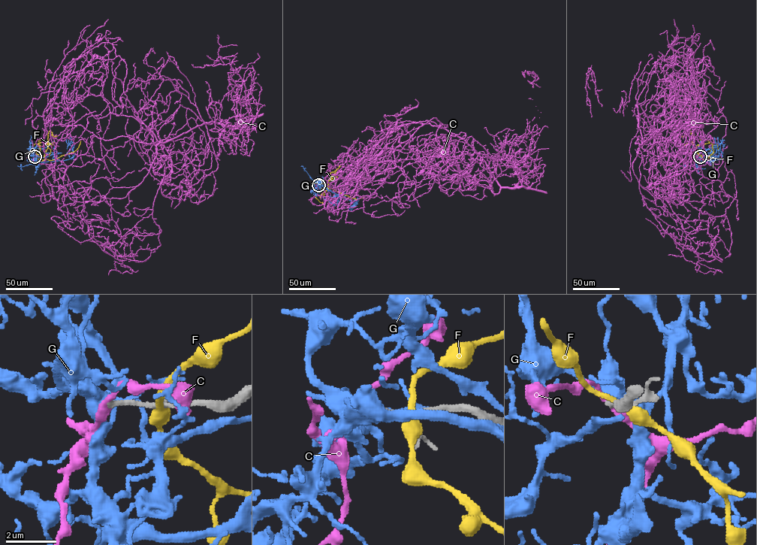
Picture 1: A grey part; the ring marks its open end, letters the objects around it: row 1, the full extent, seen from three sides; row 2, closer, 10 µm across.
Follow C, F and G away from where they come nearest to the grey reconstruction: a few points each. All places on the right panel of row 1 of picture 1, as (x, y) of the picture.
C: (699, 156), (713, 165), (637, 139), (708, 123), (680, 149), (672, 135), (683, 173), (651, 187)
F: (700, 156), (704, 160), (695, 152), (691, 131), (687, 134), (680, 136)
G: (700, 156), (703, 161), (713, 161), (719, 157), (714, 137)

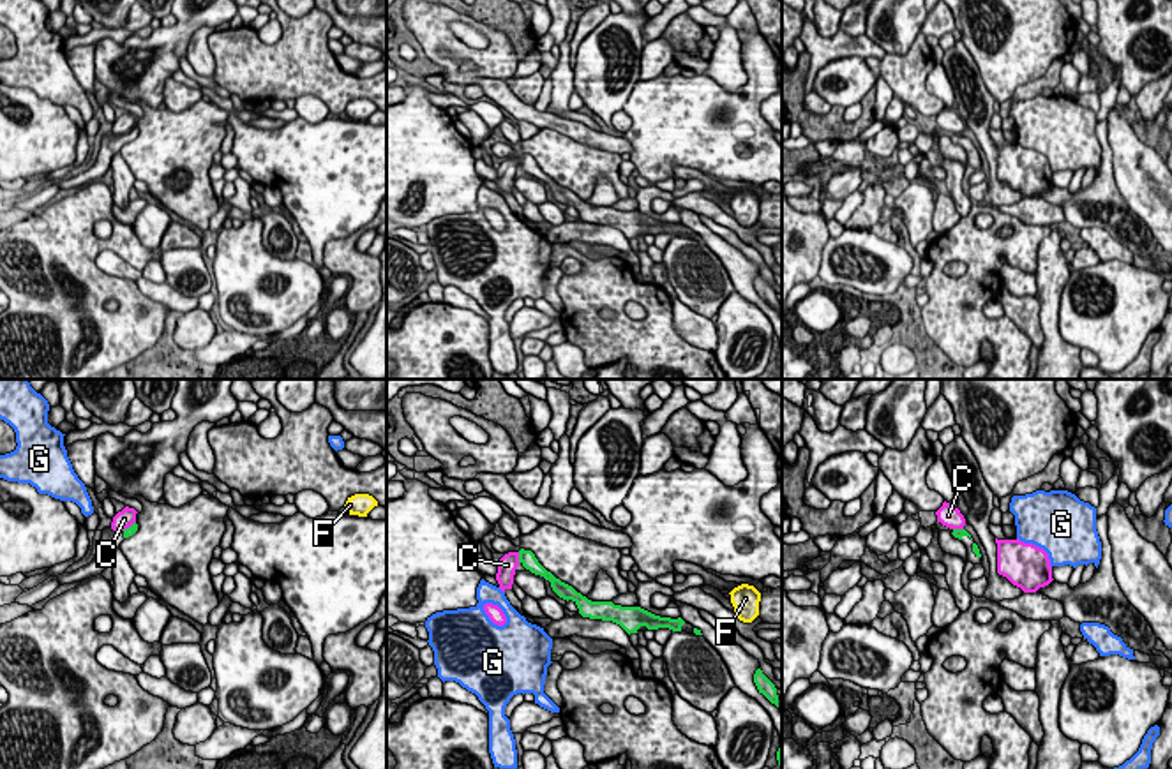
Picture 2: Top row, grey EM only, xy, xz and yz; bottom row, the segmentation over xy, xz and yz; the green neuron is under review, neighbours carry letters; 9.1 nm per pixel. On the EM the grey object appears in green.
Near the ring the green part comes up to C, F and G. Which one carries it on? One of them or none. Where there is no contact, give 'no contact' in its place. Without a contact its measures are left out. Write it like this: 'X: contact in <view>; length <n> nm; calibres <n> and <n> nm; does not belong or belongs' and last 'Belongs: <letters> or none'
C: contact in xz; length 100 nm; calibres 140 and 170 nm; does not belong
F: no contact; does not belong
G: no contact; does not belong
Belongs: none

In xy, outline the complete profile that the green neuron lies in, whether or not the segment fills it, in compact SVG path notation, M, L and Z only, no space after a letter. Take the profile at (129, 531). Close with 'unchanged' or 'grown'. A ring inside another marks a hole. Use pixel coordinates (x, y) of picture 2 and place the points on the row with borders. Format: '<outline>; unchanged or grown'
M134 522L131 527L124 531L113 531L113 529L104 529L99 550L94 557L94 561L72 573L62 573L58 575L60 586L64 584L72 584L72 582L83 582L90 577L101 575L109 564L111 564L111 554L120 549L120 543L132 536L138 531L138 524Z; grown

